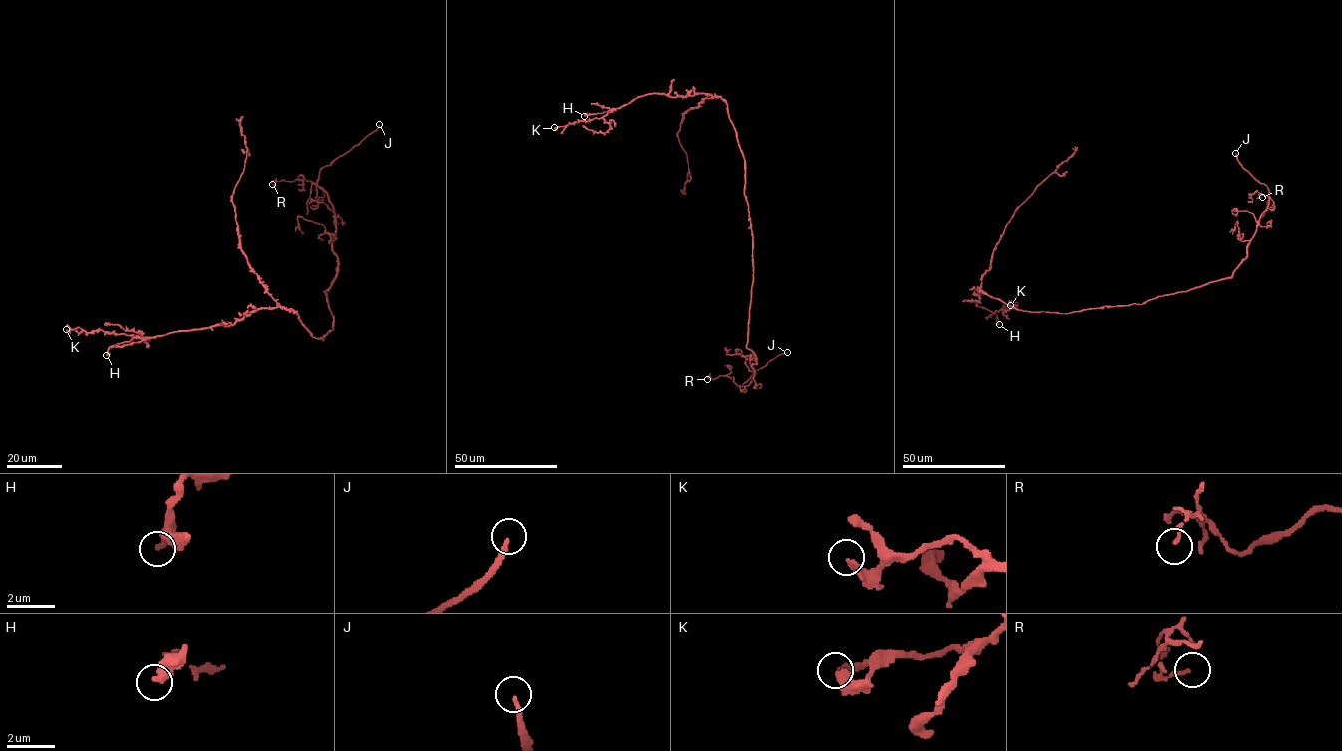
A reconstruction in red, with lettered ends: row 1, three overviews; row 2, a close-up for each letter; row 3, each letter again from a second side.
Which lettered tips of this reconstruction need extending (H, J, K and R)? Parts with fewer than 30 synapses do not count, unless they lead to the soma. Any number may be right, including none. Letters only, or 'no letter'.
J

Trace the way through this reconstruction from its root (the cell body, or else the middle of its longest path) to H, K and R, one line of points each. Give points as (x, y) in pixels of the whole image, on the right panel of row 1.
H: (1092, 308), (1064, 314), (1028, 311), (1016, 309), (976, 289), (979, 302), (976, 305), (994, 311), (999, 324)
K: (1092, 308), (1064, 314), (1028, 311), (1016, 309), (976, 289), (978, 306), (994, 312), (1010, 305)
R: (1092, 308), (1144, 304), (1230, 278), (1247, 256), (1248, 243), (1267, 208), (1269, 197), (1260, 194), (1262, 197)

